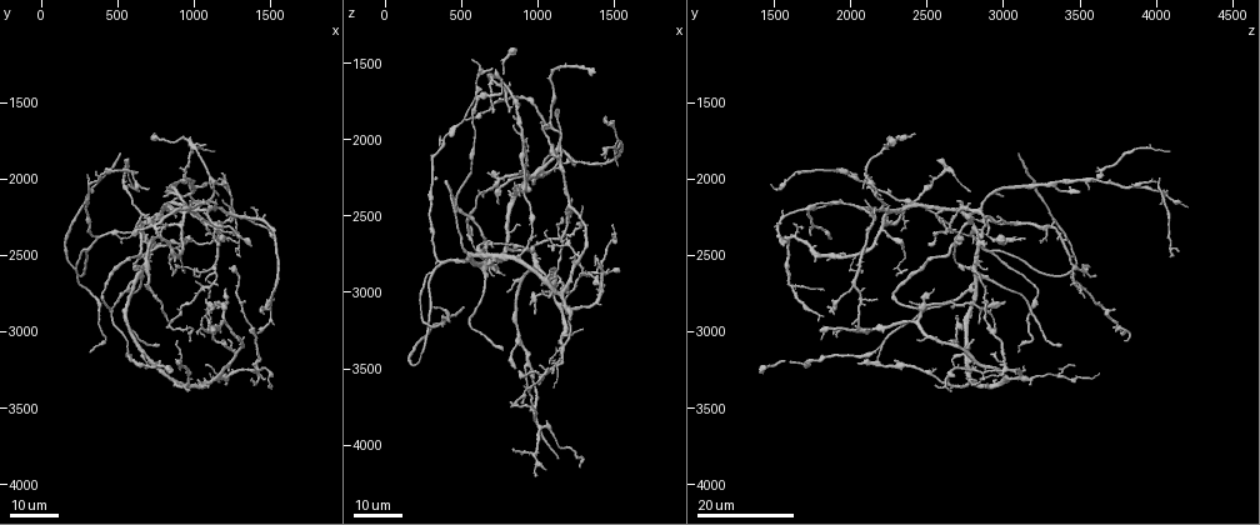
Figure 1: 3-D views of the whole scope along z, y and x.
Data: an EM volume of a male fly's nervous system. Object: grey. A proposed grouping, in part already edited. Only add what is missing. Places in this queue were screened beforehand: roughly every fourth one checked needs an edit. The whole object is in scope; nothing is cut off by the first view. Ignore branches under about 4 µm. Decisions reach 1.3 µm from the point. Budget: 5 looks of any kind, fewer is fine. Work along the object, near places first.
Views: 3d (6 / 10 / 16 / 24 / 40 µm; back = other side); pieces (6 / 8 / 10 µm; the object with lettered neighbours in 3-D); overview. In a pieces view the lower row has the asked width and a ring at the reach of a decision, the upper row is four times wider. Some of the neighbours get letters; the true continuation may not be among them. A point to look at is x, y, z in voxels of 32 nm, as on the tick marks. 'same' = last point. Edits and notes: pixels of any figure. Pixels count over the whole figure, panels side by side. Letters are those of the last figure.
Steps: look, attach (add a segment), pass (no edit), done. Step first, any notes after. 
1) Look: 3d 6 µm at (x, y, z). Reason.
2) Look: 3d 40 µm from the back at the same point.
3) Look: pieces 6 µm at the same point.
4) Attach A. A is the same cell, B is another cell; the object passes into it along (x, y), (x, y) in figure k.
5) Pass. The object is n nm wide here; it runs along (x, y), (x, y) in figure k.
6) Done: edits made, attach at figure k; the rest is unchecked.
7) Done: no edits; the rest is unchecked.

Look: 3d 16 µm at (1160, 2440, 2520). Thick end.

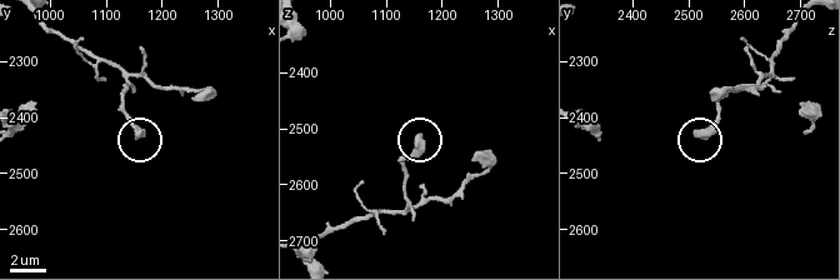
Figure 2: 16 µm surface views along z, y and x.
Look: pieces 10 µm at (1160, 2435, 2520).

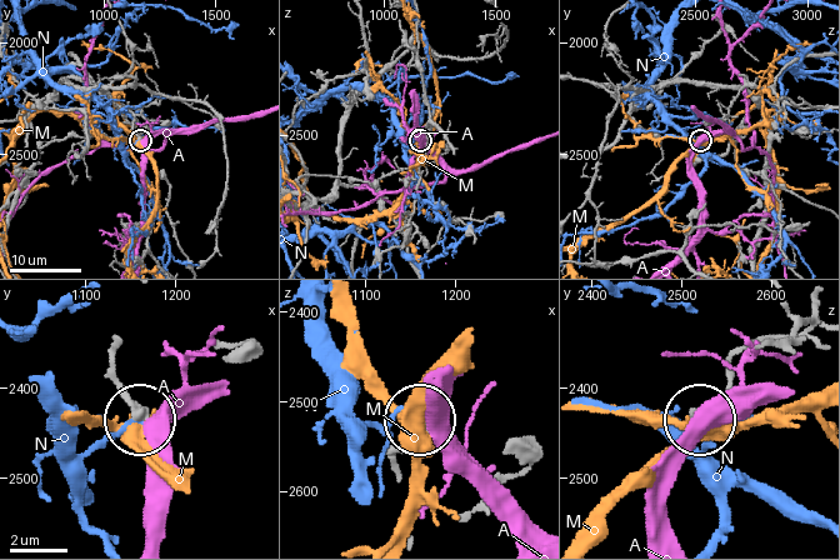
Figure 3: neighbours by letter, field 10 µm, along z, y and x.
Pass. A, M and N are other cells; it runs along (113, 341), (115, 385), (139, 418) in figure 3; none of them fits.

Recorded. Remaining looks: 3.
Look: 3d 24 µm at (520, 1860, 3100). Tapers out.

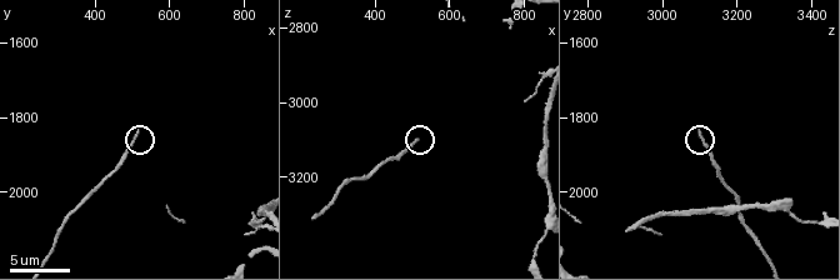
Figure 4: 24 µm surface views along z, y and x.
Look: pieces 10 µm at (510, 1830, 3100).

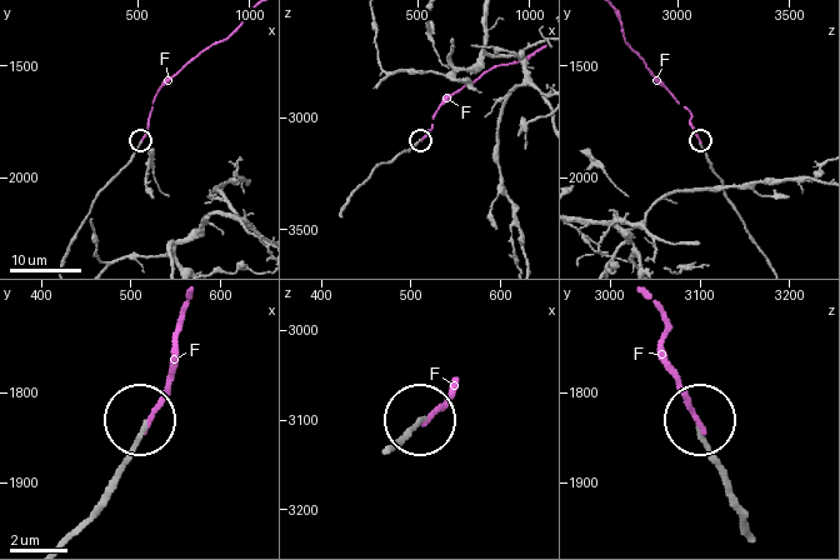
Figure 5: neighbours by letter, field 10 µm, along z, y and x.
Pass. F is another cell; none of them fits.

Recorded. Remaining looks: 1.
Done: no edits; the rest is unchecked.

